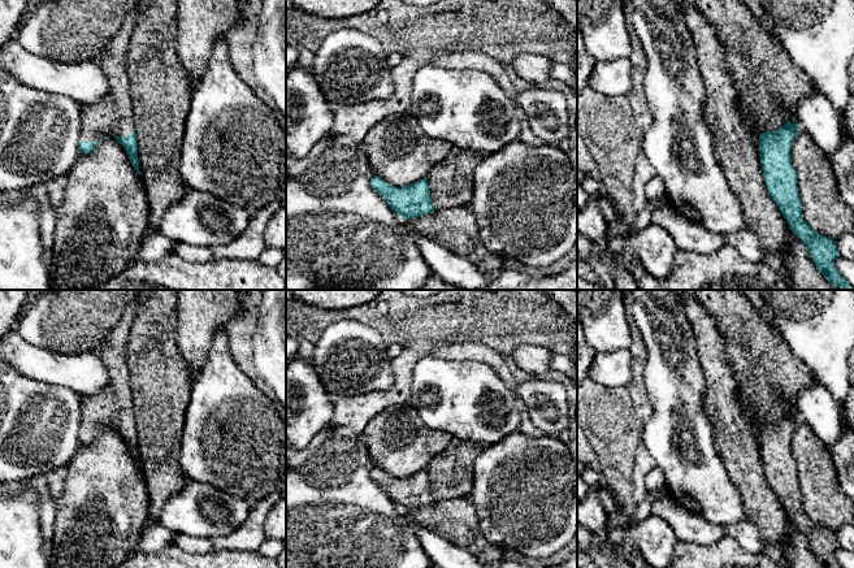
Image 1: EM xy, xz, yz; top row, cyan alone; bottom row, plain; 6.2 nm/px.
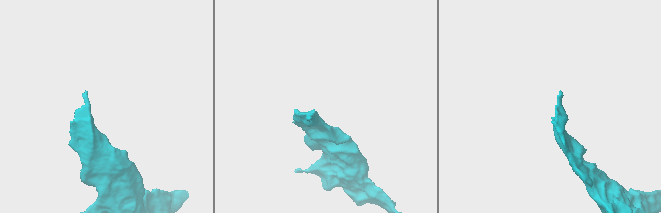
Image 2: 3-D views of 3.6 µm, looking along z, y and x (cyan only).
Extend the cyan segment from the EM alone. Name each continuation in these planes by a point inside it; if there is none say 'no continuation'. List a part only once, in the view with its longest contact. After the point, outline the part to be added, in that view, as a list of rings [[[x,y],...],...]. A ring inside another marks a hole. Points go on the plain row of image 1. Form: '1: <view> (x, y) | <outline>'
1: xy (113, 407) | [[[136,298],[130,302],[120,322],[95,351],[108,370],[109,386],[97,395],[82,396],[79,433],[99,433],[105,426],[129,428],[135,422],[126,343],[139,303]]]

